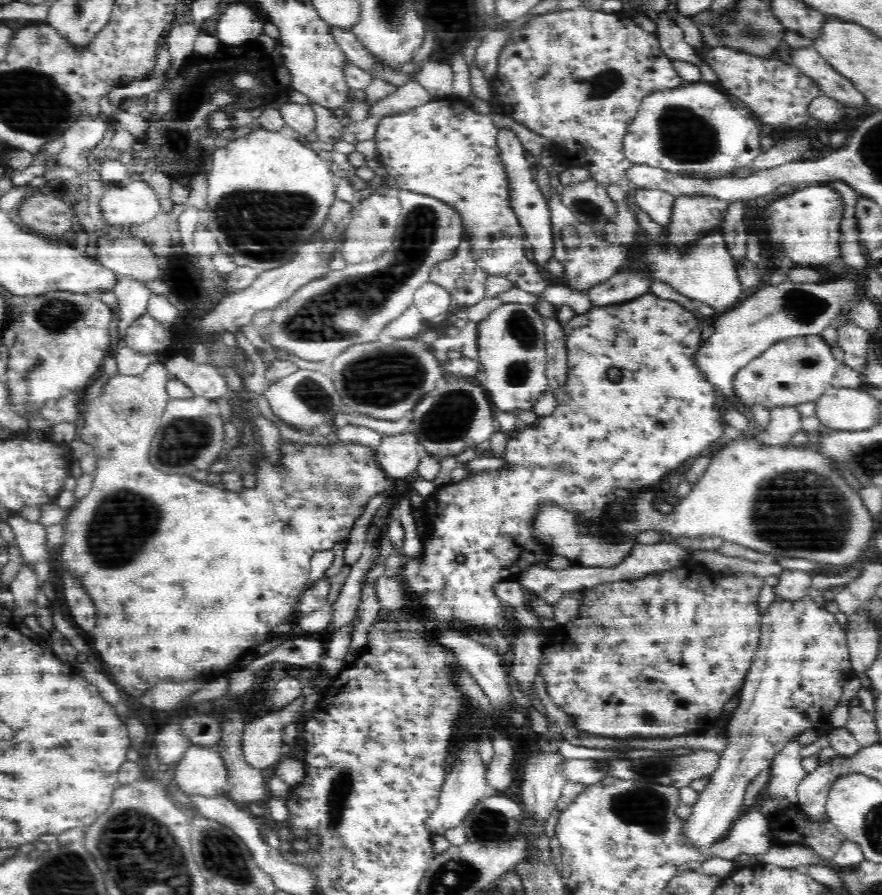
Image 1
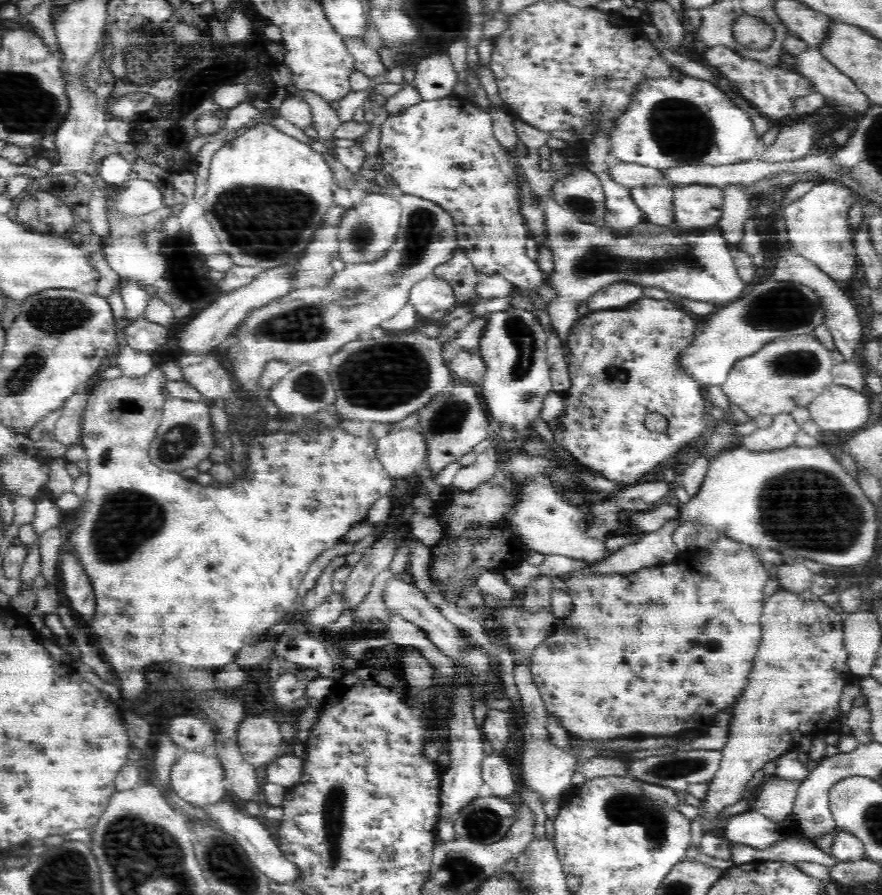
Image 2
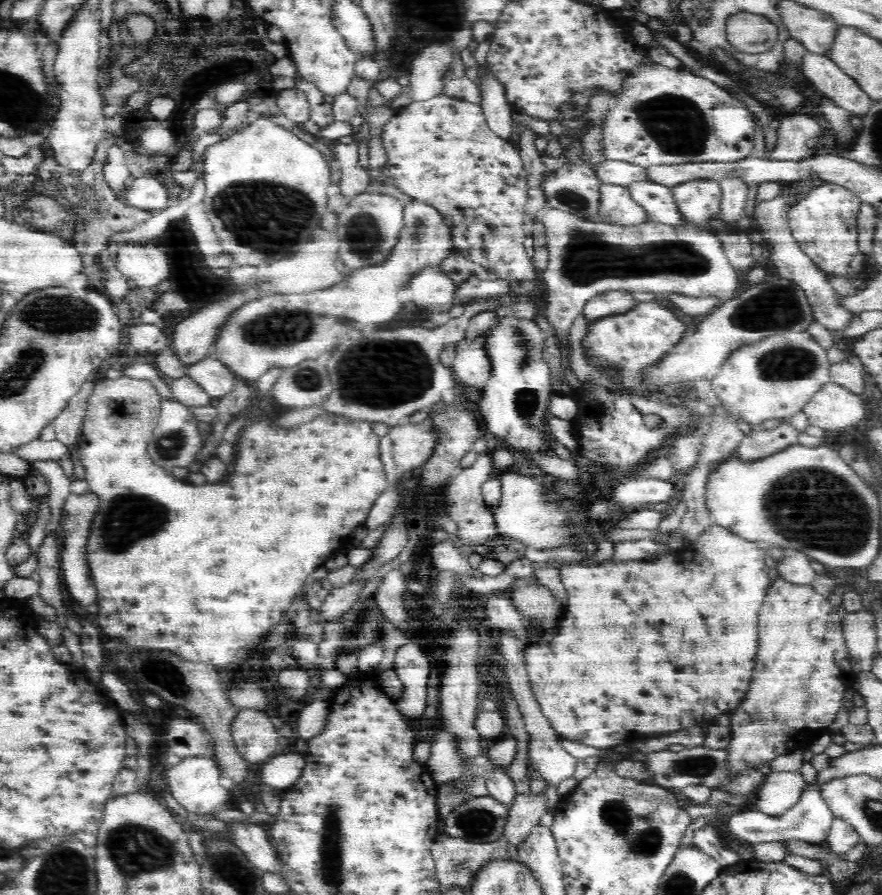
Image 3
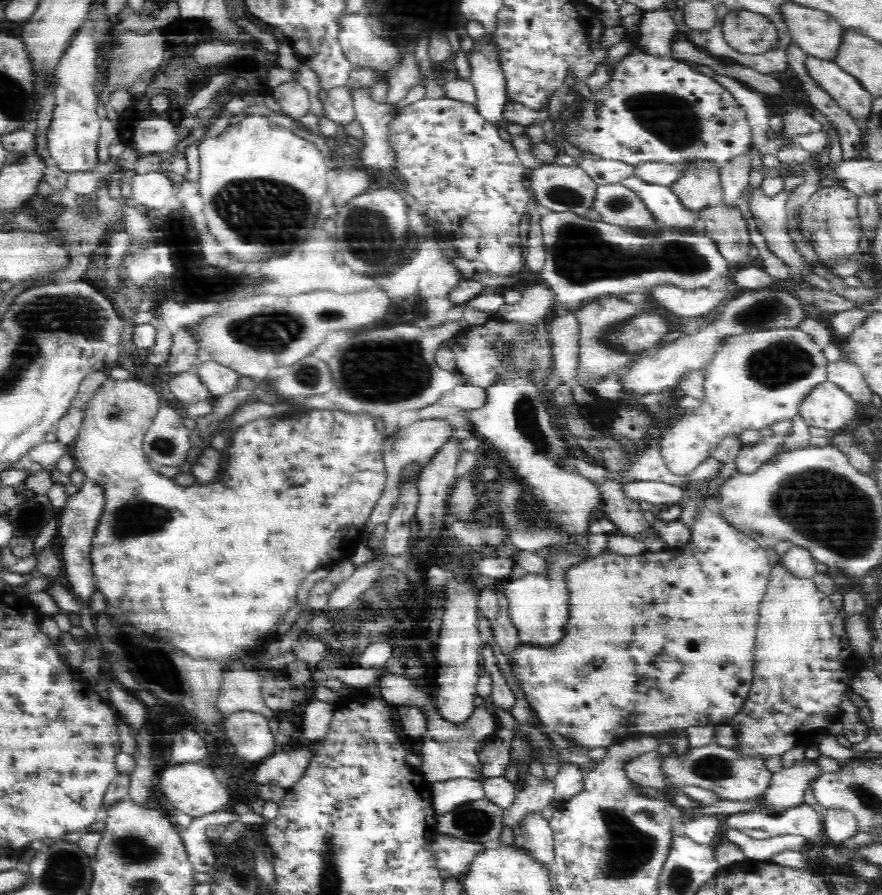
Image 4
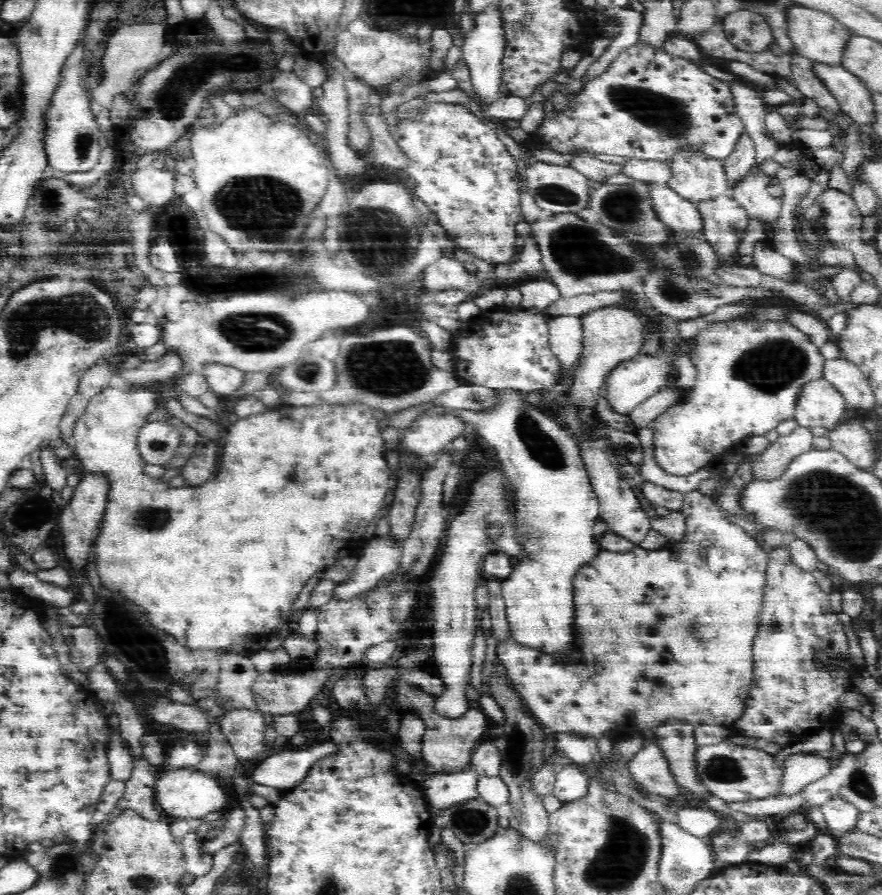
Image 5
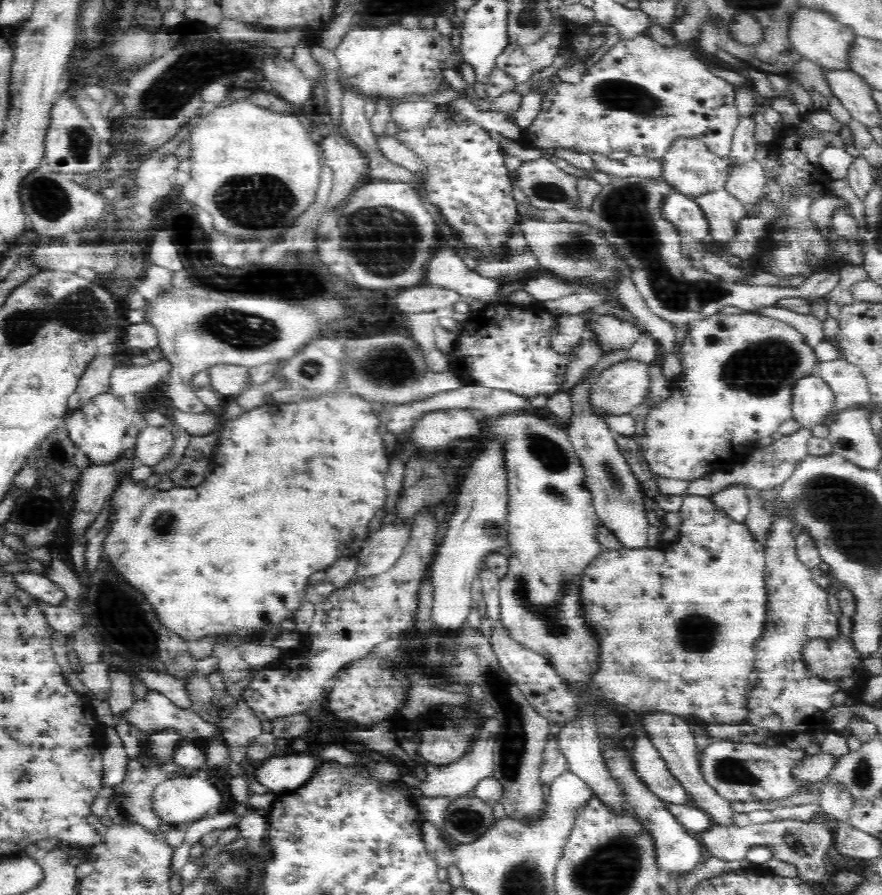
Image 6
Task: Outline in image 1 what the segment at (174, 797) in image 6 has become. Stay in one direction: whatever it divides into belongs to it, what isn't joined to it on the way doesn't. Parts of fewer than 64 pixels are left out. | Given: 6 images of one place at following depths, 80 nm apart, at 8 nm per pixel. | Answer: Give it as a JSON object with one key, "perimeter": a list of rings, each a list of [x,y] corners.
{"perimeter":[[[189,746],[174,768],[174,782],[189,798],[222,797],[227,794],[226,772],[217,751]]]}

